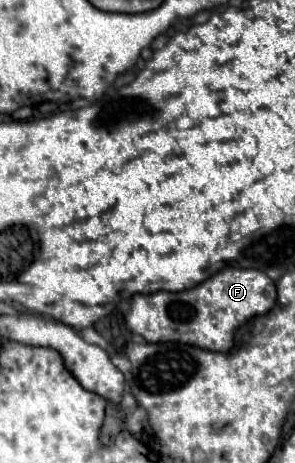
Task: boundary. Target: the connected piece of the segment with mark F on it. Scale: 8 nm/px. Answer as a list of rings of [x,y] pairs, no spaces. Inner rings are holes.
[[[224,267],[194,289],[168,293],[158,291],[152,295],[134,295],[130,311],[124,315],[126,329],[142,335],[148,343],[178,341],[196,345],[208,351],[228,351],[232,347],[234,331],[238,325],[254,315],[264,315],[276,301],[274,281],[258,269]]]

